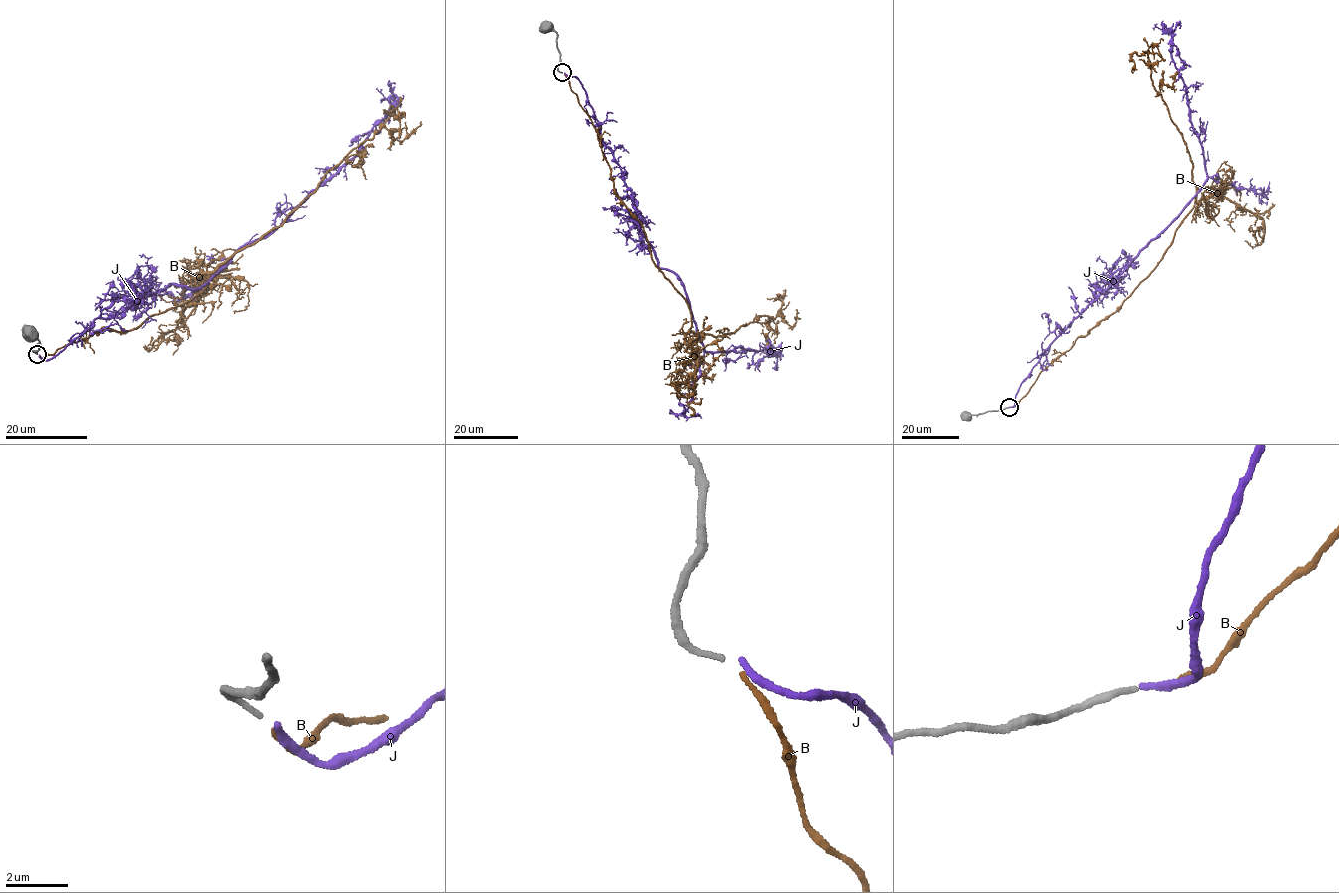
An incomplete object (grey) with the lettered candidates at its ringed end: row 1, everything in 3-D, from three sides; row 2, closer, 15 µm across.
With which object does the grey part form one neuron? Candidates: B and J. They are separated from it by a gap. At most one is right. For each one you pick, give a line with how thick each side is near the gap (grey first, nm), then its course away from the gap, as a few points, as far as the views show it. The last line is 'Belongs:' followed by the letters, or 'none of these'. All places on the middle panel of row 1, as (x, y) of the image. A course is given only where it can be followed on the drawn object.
Belongs: none of these

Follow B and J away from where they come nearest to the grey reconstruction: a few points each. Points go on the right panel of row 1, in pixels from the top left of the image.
B: (1011, 407), (1155, 268), (1193, 206), (1193, 166), (1153, 85), (1146, 53), (1131, 54), (1132, 73)
J: (1009, 407), (1049, 345), (1178, 215), (1206, 179), (1203, 148), (1172, 56), (1173, 39), (1162, 28), (1154, 29)

